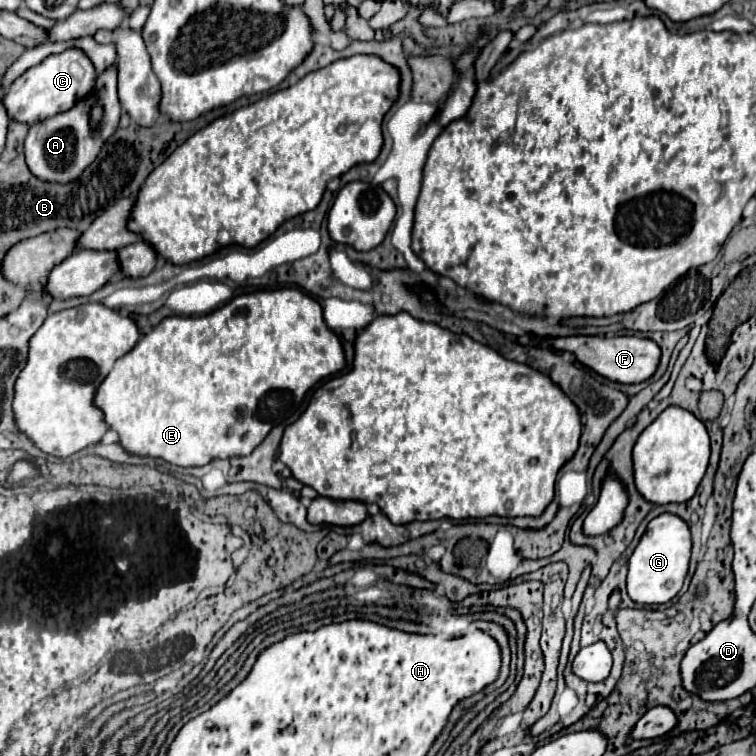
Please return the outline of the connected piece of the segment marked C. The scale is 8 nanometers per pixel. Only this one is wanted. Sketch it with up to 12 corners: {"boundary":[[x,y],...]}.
{"boundary":[[81,50],[47,56],[11,84],[9,118],[33,124],[91,94]]}

